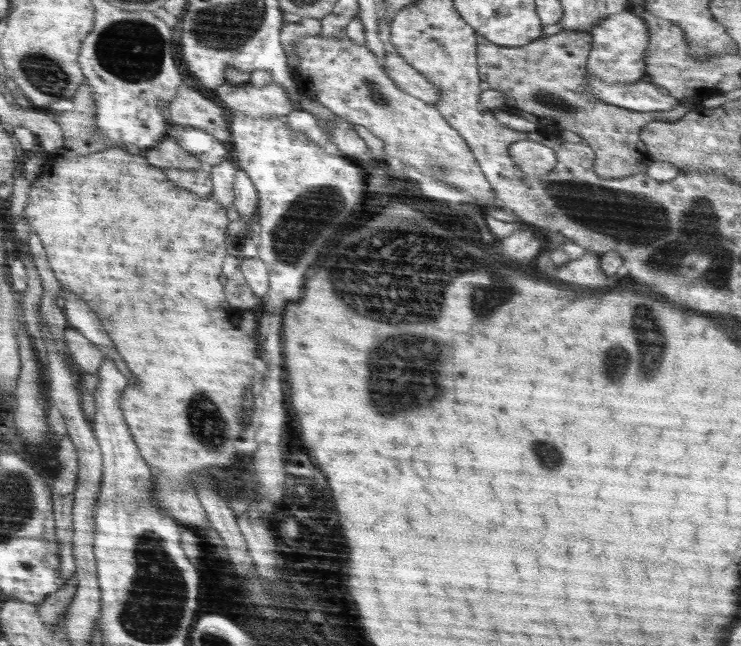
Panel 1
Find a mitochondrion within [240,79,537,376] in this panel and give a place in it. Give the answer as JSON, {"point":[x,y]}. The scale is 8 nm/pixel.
{"point":[294,237]}

